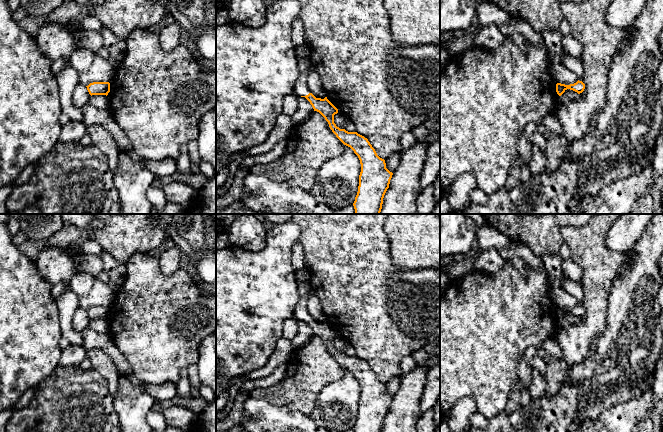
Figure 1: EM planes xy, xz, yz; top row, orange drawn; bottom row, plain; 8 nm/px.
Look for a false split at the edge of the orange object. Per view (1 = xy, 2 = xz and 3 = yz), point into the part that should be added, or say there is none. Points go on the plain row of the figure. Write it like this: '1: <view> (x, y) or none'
1: none
2: xz (301, 313)
3: none

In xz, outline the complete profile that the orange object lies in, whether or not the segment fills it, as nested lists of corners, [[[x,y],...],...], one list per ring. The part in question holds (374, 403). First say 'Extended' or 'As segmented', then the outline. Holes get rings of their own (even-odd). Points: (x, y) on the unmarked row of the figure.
Extended. [[[298,283],[300,298],[295,308],[294,317],[305,321],[314,335],[319,336],[328,346],[336,361],[350,371],[358,380],[361,388],[358,416],[353,427],[354,432],[382,432],[384,419],[389,412],[393,397],[386,392],[385,384],[380,382],[370,366],[357,356],[340,353],[334,347],[338,333],[325,321],[316,322],[307,311],[308,296],[311,288]]]

